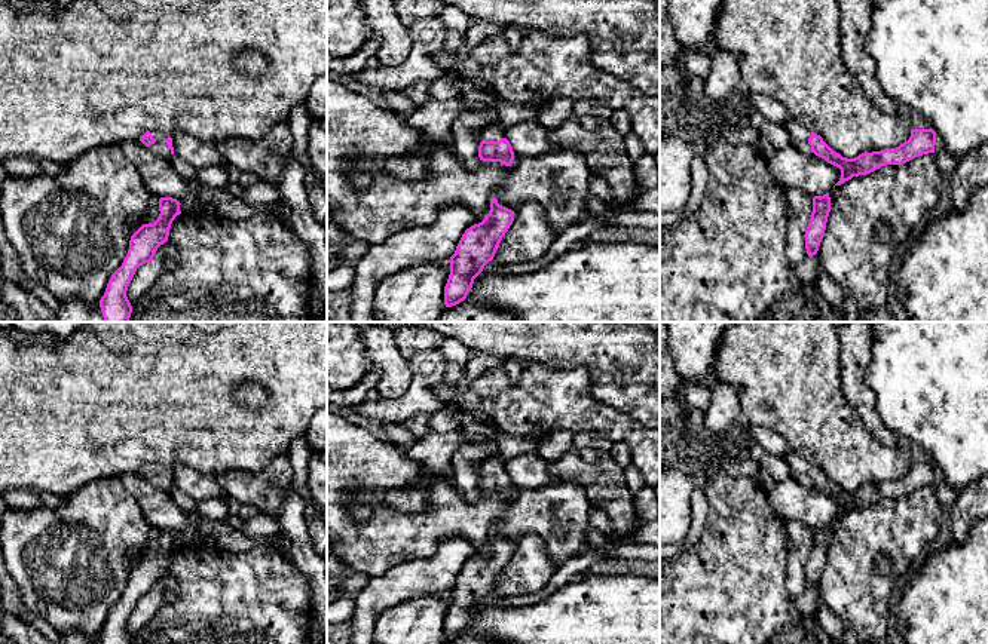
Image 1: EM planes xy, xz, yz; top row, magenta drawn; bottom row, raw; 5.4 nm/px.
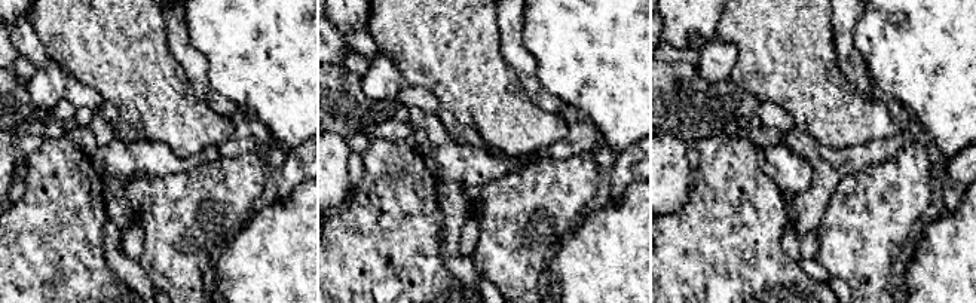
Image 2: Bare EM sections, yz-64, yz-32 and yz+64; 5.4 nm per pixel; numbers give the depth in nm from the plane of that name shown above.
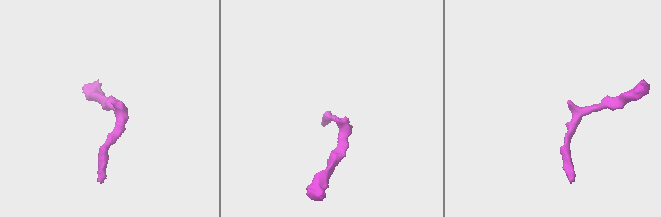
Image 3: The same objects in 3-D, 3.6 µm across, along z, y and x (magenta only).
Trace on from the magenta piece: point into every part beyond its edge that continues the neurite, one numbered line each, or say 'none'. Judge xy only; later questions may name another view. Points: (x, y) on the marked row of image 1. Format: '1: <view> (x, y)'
1: xy (159, 147)

